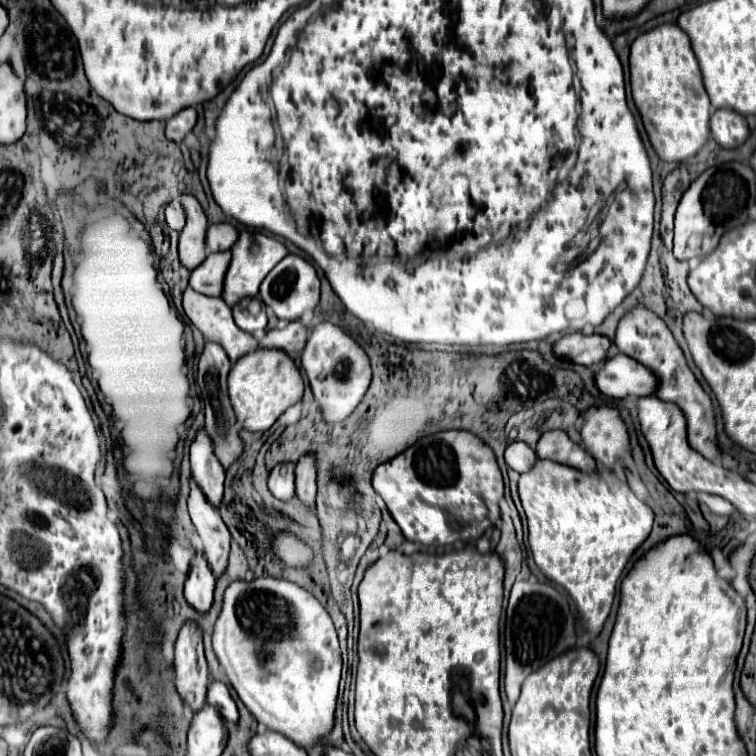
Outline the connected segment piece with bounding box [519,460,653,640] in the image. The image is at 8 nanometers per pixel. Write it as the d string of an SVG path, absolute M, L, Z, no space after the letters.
M537 460L537 464L533 466L533 470L521 474L519 478L519 498L521 498L521 504L523 504L523 510L525 510L525 516L527 516L527 528L529 528L529 546L531 546L531 554L533 554L533 560L535 564L539 566L539 570L545 574L547 580L559 584L571 598L571 602L575 604L577 608L577 614L581 618L581 624L583 624L583 630L589 634L589 640L595 640L599 636L599 632L603 630L603 624L611 612L611 604L613 604L613 598L615 598L615 586L629 562L629 558L633 556L633 552L647 540L647 536L651 534L651 526L653 526L653 512L641 502L635 498L635 494L631 492L631 488L627 486L627 482L619 480L615 474L609 474L609 470L597 470L595 474L581 474L579 470L573 470L569 466L561 466L557 462L545 462L545 460Z

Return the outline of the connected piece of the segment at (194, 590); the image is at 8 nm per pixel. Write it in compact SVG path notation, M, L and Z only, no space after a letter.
M197 550L191 562L191 572L185 580L185 598L195 610L207 612L213 602L213 588L215 588L215 576L209 570L203 552Z

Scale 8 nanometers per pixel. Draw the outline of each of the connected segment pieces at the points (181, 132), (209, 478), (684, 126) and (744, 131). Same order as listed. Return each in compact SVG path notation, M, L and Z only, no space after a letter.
M183 108L183 110L179 110L175 116L171 116L165 122L165 136L167 136L167 140L173 140L173 142L183 140L185 134L193 130L195 122L197 122L195 108Z
M199 428L197 436L191 442L191 472L197 478L197 484L201 486L203 494L209 496L215 506L219 506L223 494L225 468L215 456L213 440L205 428Z
M661 24L635 38L629 64L631 94L659 158L663 162L683 162L695 156L709 138L711 104L689 36L677 24Z
M721 108L711 116L711 134L721 148L739 148L747 140L749 128L741 114Z

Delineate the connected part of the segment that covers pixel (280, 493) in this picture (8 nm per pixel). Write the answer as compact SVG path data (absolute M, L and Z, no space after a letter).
M281 464L269 472L269 482L267 482L269 492L281 502L287 502L293 498L293 480L295 480L293 470L295 470L293 464Z

